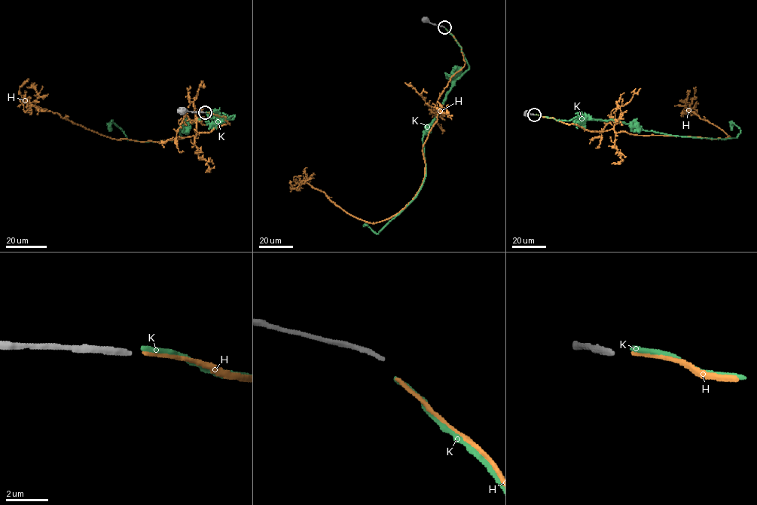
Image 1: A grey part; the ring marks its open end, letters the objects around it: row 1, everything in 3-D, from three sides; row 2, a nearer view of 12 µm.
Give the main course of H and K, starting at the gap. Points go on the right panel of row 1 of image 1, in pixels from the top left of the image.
H: (535, 114), (576, 124), (589, 131), (612, 129), (616, 133), (643, 135), (729, 137), (690, 110), (696, 87)
K: (535, 114), (559, 120), (618, 120), (645, 130), (688, 136), (725, 139), (740, 133), (732, 121), (731, 130)

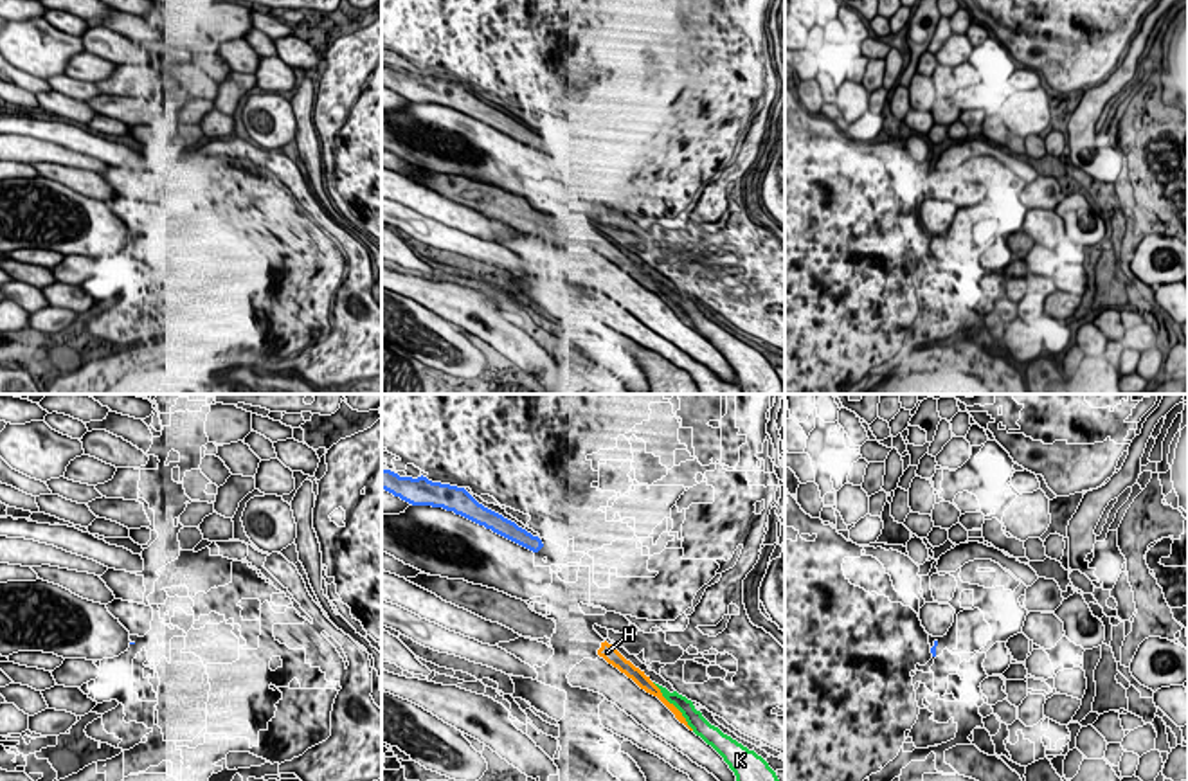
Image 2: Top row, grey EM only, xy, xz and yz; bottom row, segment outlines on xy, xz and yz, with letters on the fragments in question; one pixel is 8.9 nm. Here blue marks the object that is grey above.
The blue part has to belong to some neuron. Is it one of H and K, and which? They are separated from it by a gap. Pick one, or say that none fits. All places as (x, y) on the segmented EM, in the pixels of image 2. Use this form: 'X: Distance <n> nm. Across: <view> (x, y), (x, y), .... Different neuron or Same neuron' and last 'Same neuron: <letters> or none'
H: Distance 1000 nm. Across: xz (537, 551), (602, 643). Same neuron
K: Distance 1550 nm. Across: xz (537, 551), (654, 682). Different neuron
Same neuron: H

